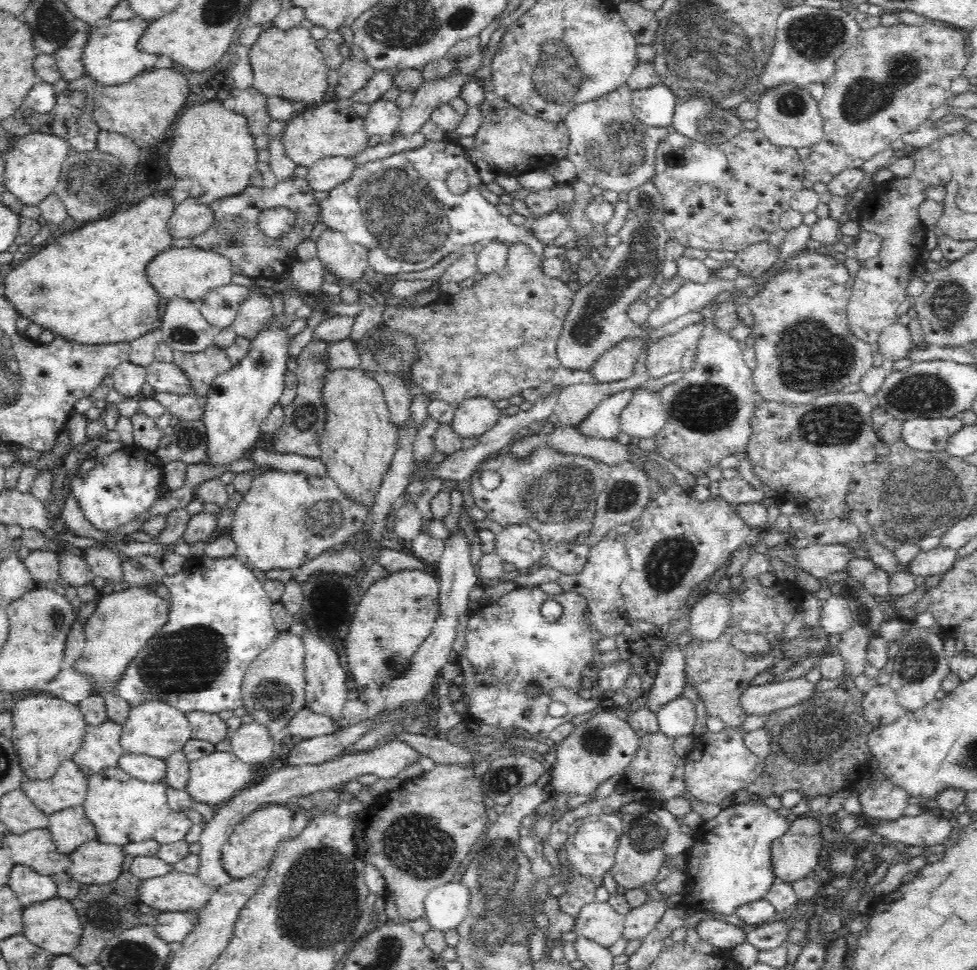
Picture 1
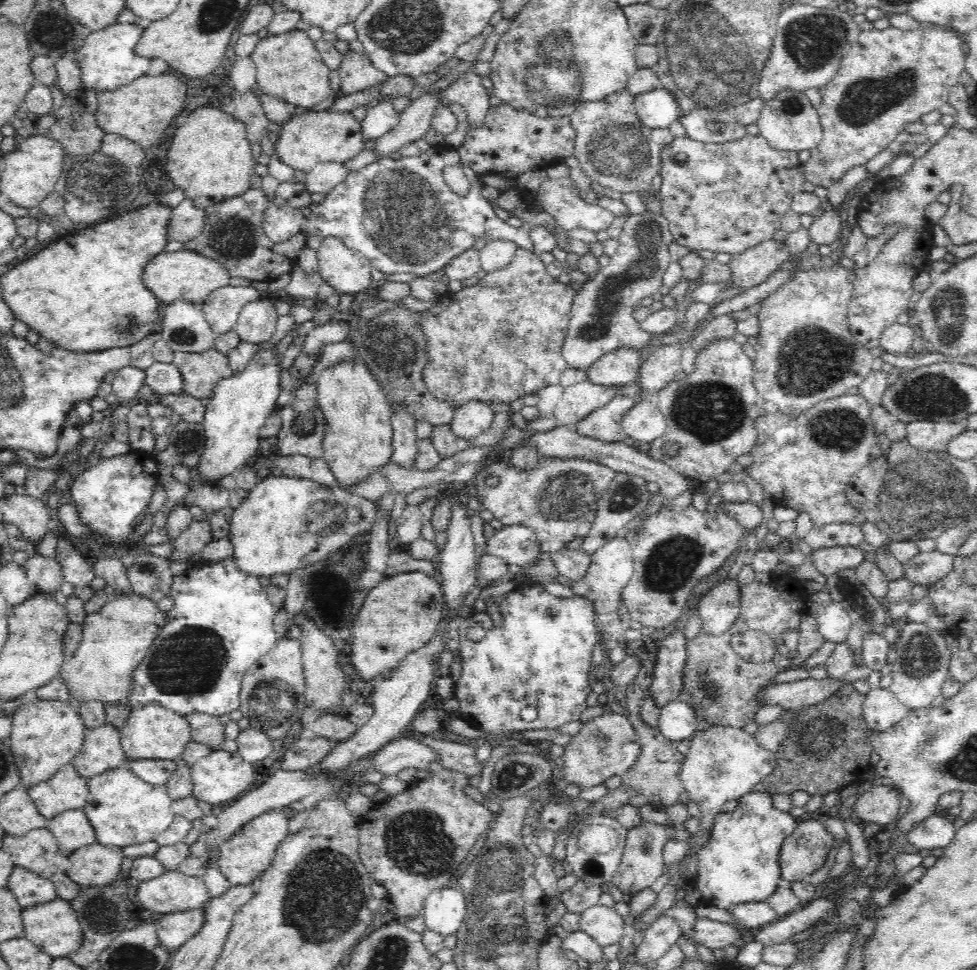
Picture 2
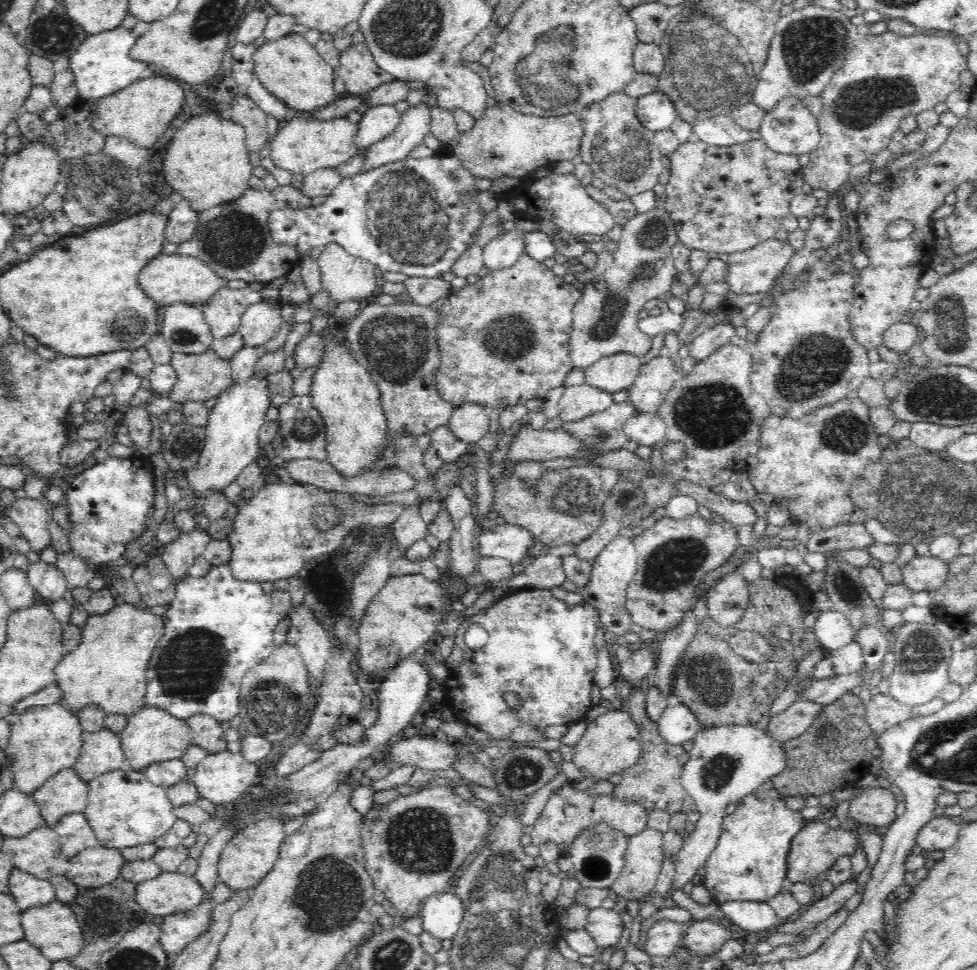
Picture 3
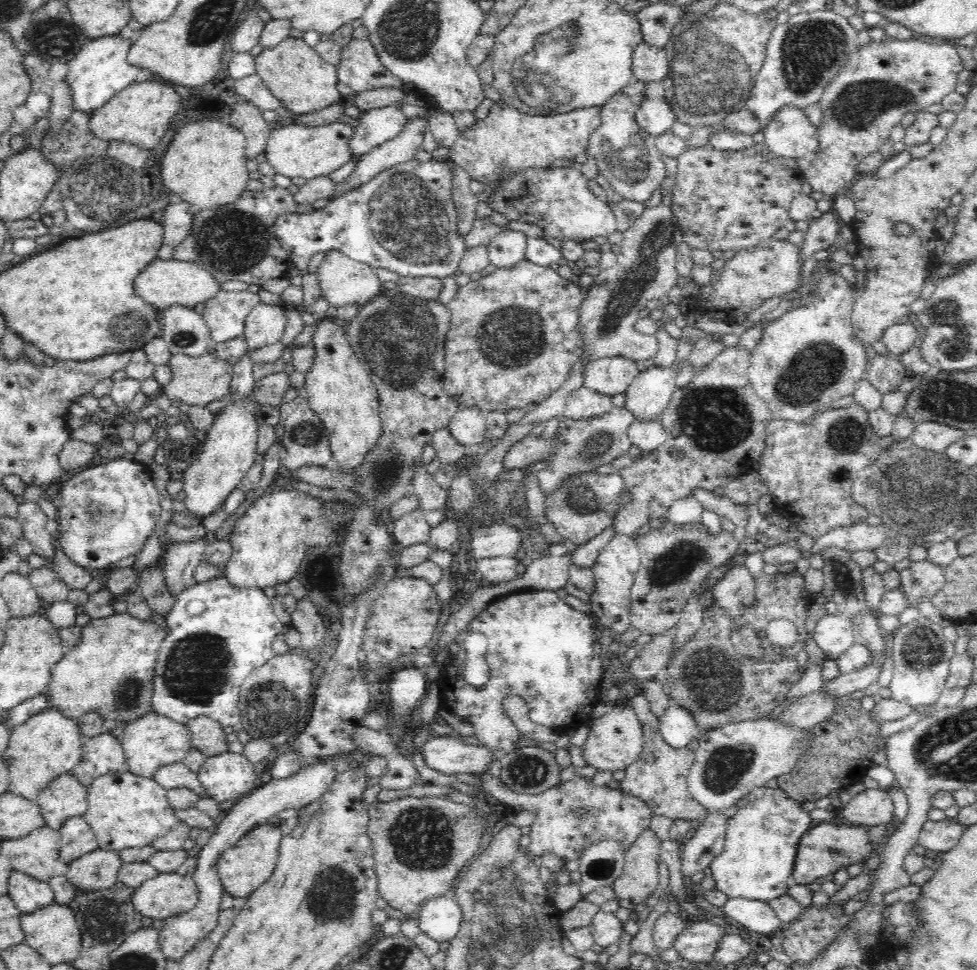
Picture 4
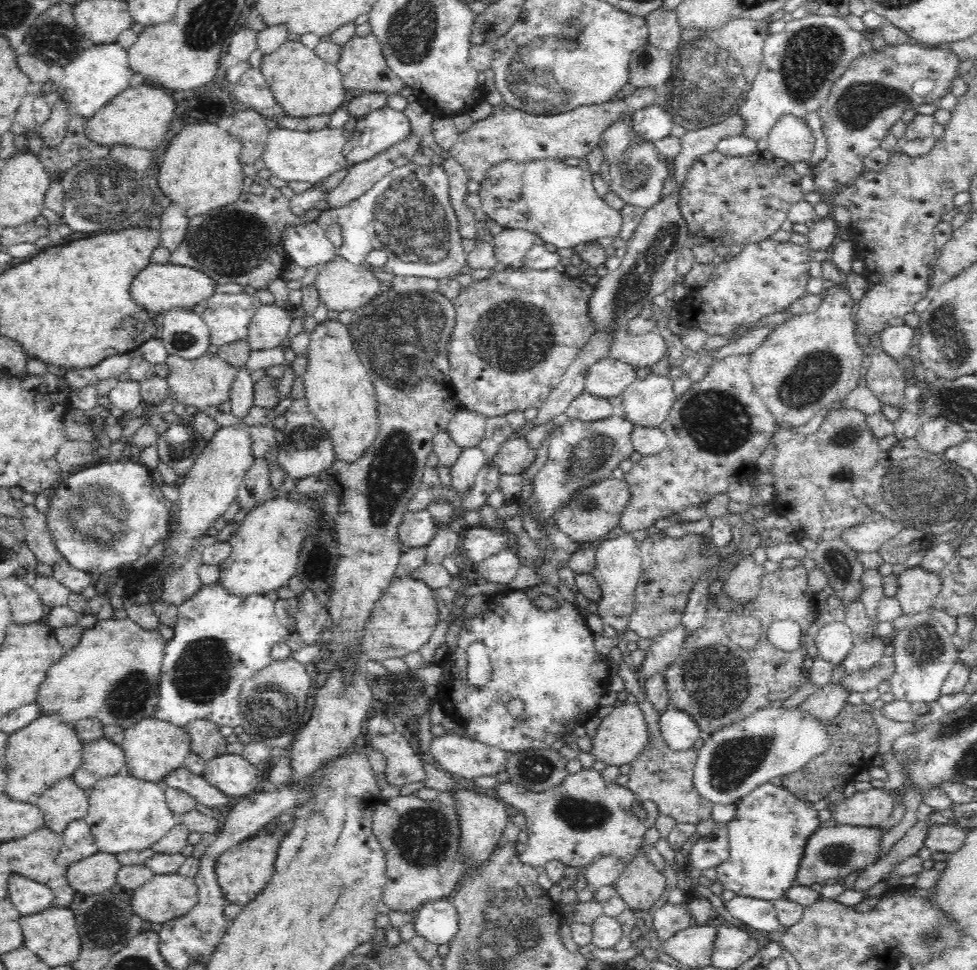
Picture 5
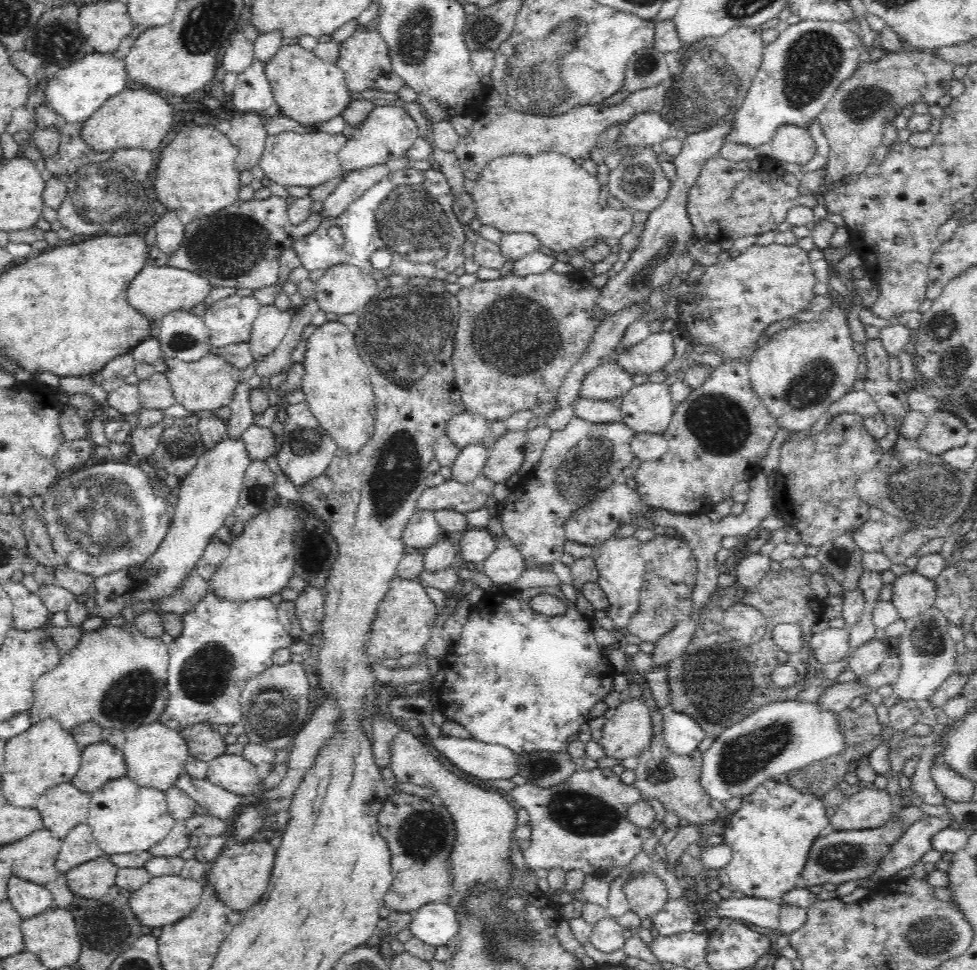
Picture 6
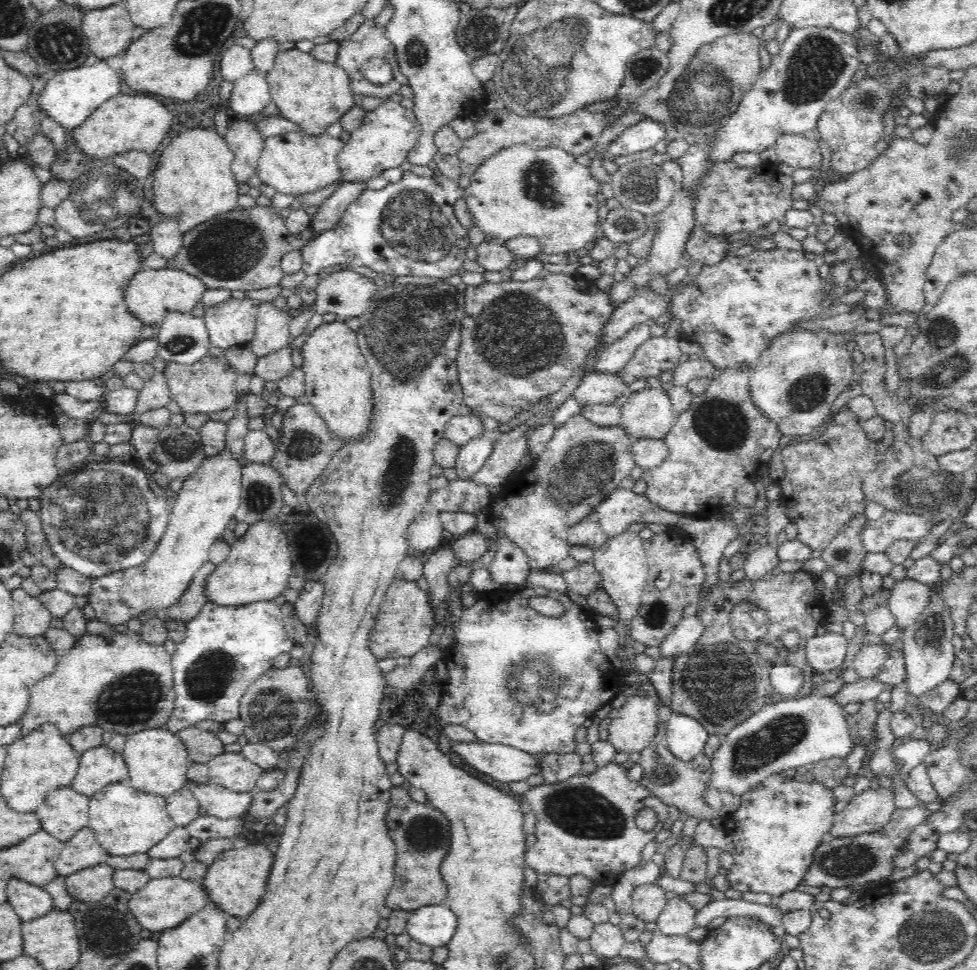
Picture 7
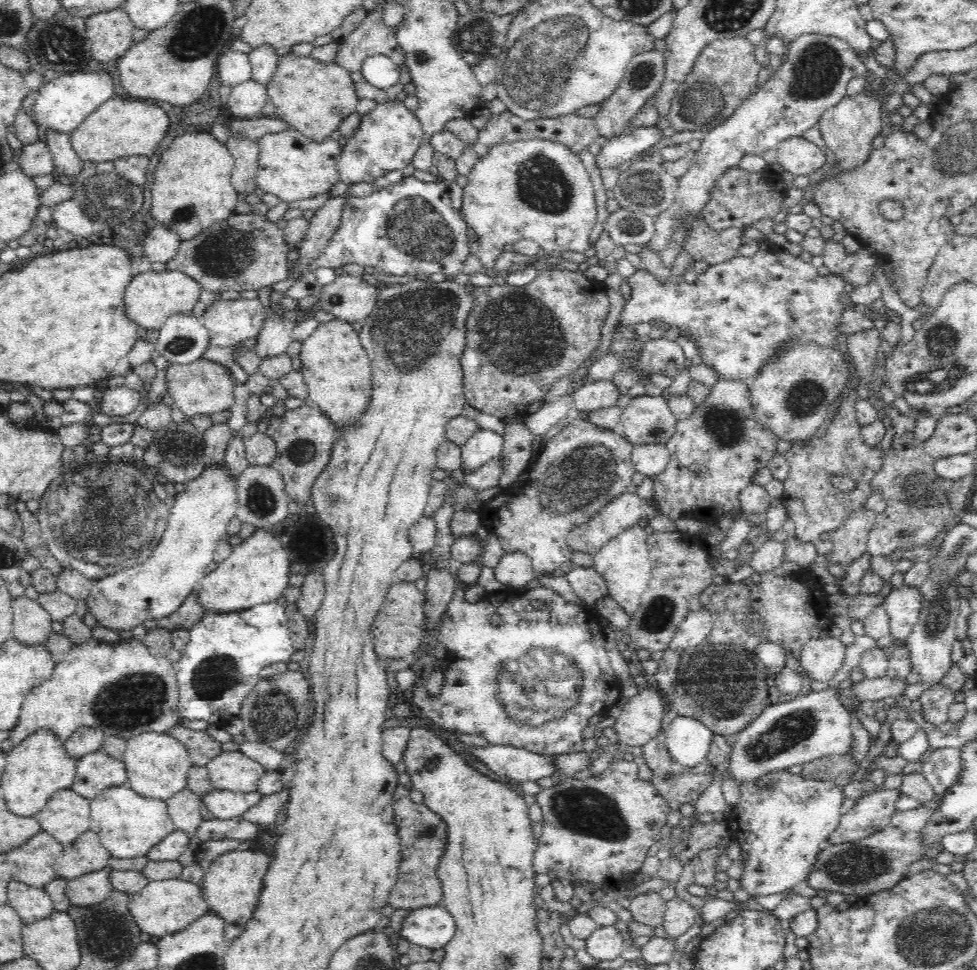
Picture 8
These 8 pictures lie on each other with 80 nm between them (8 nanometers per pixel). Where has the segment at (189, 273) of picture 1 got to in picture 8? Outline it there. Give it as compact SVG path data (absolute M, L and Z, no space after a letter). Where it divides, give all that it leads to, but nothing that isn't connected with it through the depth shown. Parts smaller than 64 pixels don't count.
M175 270L138 273L128 283L125 292L125 313L138 327L159 332L169 316L190 315L192 307L200 300L201 286L187 274Z

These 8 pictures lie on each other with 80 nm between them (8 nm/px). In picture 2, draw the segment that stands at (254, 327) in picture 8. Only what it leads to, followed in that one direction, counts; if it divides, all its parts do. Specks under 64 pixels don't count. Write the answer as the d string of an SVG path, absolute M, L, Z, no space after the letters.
M228 285L214 290L202 303L202 311L212 330L220 335L235 328L239 314L246 304L262 298L264 295L251 286Z

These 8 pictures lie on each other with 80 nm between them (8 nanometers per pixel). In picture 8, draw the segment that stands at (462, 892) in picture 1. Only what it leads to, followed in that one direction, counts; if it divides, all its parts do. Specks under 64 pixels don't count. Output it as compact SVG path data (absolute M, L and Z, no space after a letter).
M439 904L412 909L398 934L411 946L422 946L433 951L444 948L455 935L455 930L454 918Z

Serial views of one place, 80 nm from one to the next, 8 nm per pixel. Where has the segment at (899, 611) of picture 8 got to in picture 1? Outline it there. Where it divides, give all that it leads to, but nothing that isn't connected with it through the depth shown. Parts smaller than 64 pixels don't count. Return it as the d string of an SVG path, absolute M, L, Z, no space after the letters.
M942 545L928 551L920 551L908 564L908 573L915 578L930 578L949 572L956 562L956 550L948 550Z

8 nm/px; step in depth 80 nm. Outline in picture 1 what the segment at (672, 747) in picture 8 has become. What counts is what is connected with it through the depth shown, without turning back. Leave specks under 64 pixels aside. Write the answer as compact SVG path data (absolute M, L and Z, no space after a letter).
M678 696L657 713L659 730L667 737L689 736L696 724L696 710L690 699Z

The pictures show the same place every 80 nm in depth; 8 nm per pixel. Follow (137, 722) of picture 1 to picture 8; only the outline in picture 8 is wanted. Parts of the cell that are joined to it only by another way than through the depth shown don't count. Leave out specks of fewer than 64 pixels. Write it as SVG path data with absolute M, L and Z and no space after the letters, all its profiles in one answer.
M147 732L127 741L123 761L127 768L128 786L144 798L167 801L187 788L187 776L193 764L187 748L168 733Z

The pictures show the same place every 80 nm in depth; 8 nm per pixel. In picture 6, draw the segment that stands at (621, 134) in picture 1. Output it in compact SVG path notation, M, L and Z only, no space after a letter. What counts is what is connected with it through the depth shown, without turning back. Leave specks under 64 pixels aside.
M638 148L637 151L626 150L621 154L624 156L621 163L609 172L609 192L623 202L626 209L652 212L668 198L672 182L666 177L661 163L657 161L656 154L651 148Z

